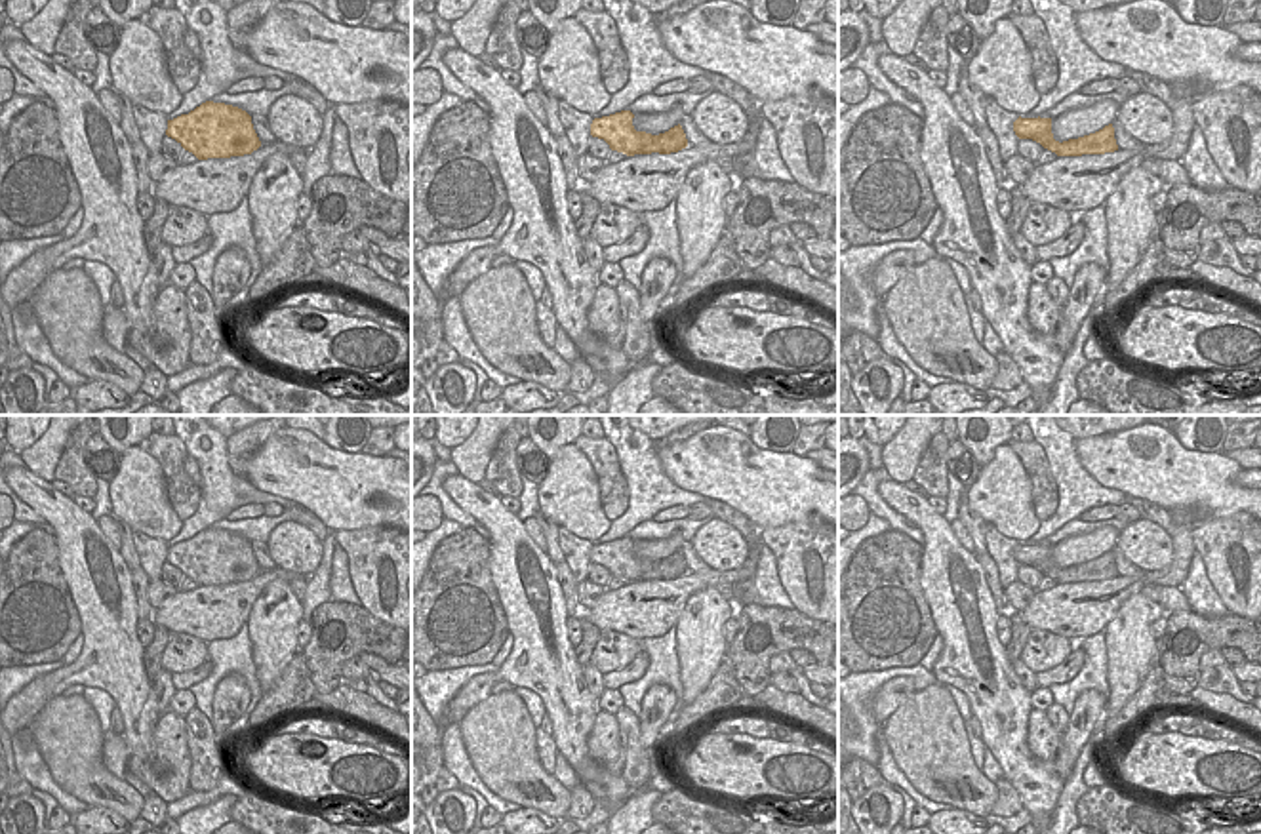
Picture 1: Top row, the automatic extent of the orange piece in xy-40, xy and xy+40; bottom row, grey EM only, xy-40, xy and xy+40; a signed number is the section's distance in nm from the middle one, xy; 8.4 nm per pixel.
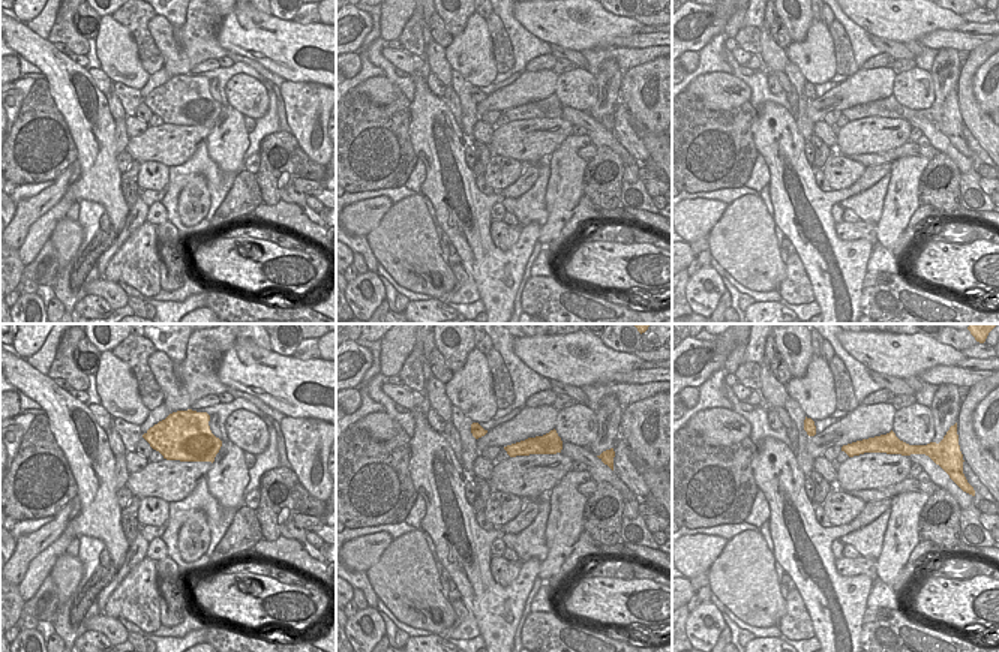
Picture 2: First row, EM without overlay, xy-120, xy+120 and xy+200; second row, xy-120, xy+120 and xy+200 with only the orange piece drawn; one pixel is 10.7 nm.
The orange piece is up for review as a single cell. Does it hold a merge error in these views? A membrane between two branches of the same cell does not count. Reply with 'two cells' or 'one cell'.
two cells

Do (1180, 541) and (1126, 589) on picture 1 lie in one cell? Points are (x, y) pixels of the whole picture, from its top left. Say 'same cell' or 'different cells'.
same cell

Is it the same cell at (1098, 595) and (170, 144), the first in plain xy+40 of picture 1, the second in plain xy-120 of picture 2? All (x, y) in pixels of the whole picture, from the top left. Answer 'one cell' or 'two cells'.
one cell

